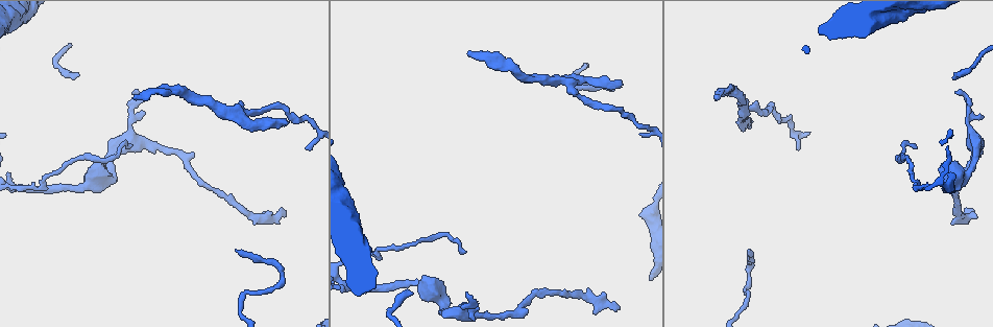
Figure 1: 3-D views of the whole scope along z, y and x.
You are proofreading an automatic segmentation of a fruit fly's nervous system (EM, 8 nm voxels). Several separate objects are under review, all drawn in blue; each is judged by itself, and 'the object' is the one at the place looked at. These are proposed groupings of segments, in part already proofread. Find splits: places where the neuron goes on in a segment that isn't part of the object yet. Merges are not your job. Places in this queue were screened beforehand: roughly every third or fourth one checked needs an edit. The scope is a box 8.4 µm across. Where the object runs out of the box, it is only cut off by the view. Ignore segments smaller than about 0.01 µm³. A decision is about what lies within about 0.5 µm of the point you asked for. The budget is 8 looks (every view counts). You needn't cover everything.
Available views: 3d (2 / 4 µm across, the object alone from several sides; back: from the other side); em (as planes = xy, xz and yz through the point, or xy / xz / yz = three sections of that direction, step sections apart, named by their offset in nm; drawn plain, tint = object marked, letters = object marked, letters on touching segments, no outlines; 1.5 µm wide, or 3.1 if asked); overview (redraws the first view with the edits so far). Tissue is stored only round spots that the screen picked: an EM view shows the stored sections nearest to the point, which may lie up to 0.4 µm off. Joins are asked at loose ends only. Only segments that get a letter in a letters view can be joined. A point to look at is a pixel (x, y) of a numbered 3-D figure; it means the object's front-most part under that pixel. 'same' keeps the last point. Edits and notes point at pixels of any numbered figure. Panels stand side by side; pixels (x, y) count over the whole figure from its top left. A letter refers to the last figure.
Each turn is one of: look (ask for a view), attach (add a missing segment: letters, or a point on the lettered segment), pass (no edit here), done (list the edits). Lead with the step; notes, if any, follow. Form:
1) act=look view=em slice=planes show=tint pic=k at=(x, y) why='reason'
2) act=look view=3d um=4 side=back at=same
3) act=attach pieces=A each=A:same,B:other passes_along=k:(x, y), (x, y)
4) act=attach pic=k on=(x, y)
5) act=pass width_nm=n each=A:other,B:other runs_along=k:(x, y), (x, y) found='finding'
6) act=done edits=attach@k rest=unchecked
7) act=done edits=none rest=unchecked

act=look view=3d um=2 pic=1 at=(280, 209) why='free end'

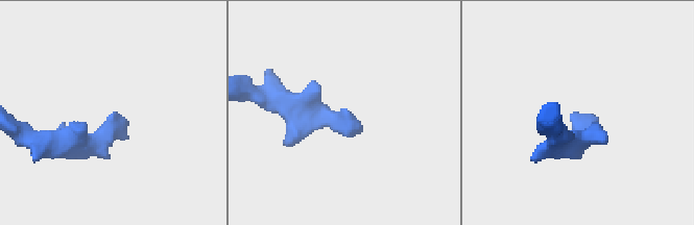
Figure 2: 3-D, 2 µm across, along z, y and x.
act=look view=em slice=planes show=letters pic=2 at=(348, 110)

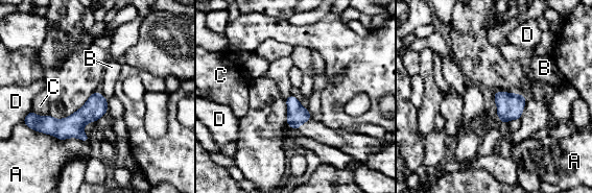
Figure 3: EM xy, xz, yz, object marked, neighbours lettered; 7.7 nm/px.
act=pass width_nm=160 each=A:other,B:other,C:other,D:other runs_along=3:(104, 101), (73, 124), (38, 121) found='none of them fits'

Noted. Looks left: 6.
act=look view=3d um=4 pic=1 at=(285, 124) why='branch stops here'

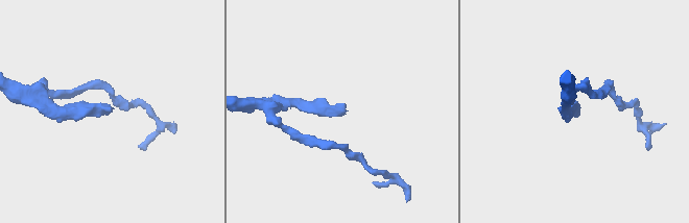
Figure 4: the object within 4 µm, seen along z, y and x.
act=look view=em slice=planes show=letters pic=4 at=(108, 109)

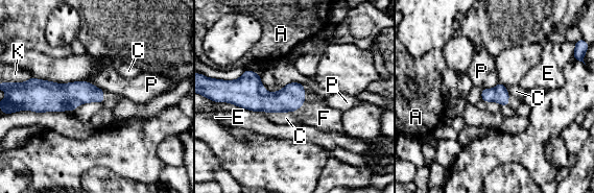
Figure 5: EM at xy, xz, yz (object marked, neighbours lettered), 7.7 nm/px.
act=attach pieces=F width_nm=130 each=A:other,C:other,E:other,F:same,K:other,P:other passes_along=5:(291, 97), (299, 107), (317, 115) found='the neuron continues'

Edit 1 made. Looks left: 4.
act=look view=overview why='redraw'

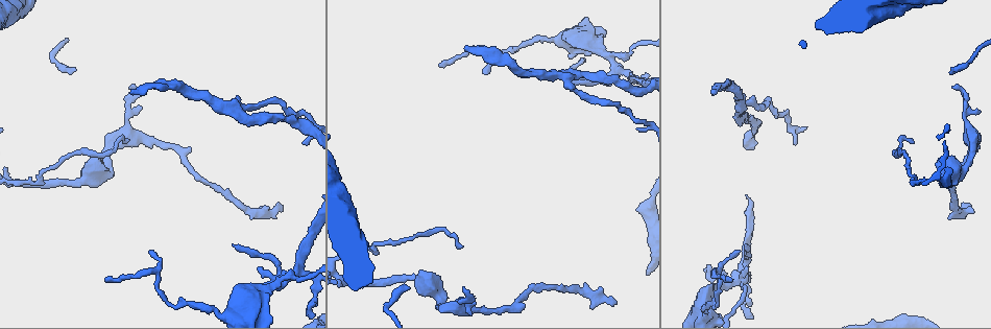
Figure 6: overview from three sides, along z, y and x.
act=look view=em slice=planes show=letters pic=6 at=(130, 86) why='tapers out'

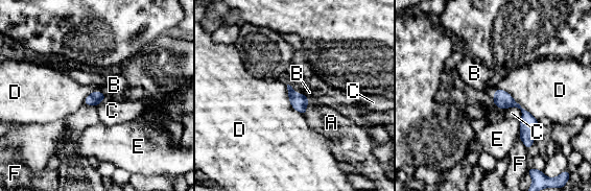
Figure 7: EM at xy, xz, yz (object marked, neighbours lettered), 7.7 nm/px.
act=pass longest_contact=D:400nm each=A:other,B:other,C:other,D:other,E:other,F:other border=7:(497, 87), (506, 91), (537, 120) found='no lettered segment goes on from it'

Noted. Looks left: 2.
act=done edits=attach@5 rest=unchecked

